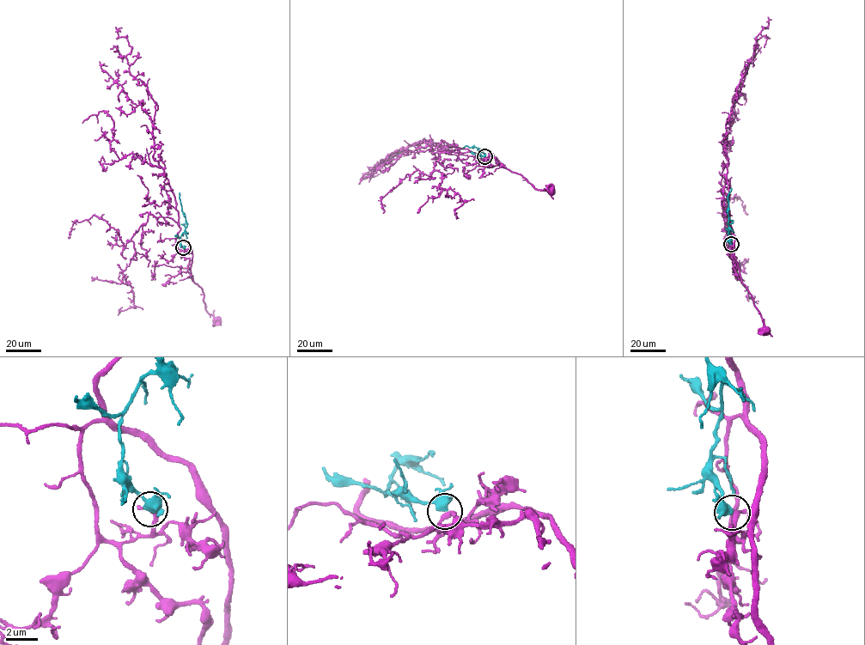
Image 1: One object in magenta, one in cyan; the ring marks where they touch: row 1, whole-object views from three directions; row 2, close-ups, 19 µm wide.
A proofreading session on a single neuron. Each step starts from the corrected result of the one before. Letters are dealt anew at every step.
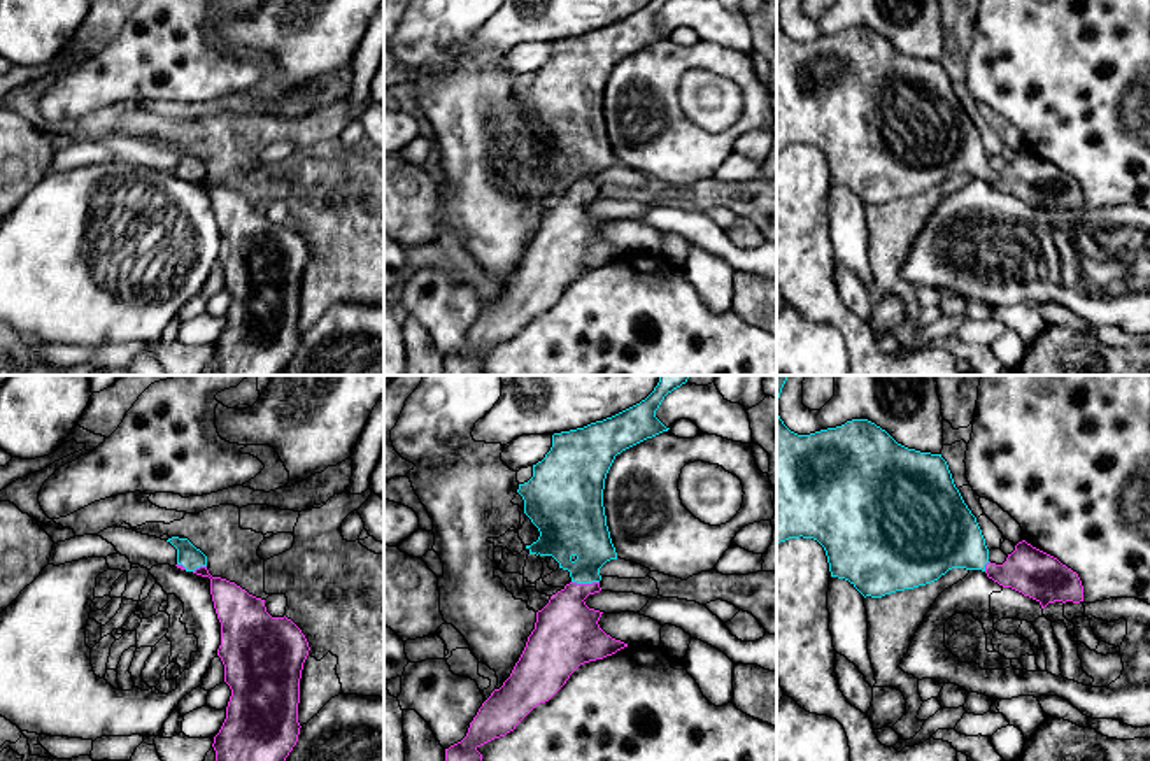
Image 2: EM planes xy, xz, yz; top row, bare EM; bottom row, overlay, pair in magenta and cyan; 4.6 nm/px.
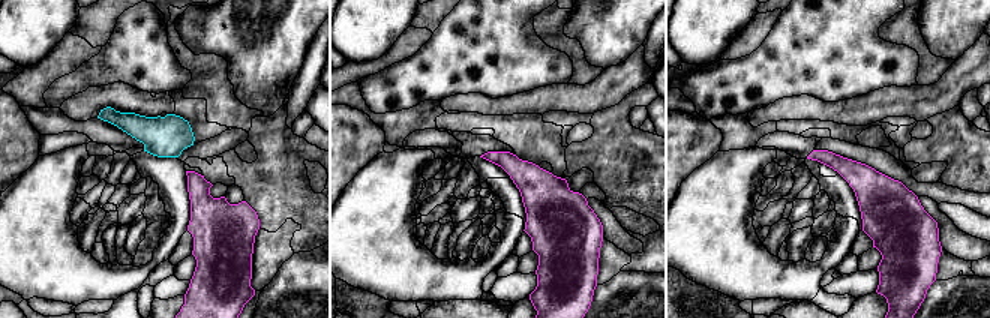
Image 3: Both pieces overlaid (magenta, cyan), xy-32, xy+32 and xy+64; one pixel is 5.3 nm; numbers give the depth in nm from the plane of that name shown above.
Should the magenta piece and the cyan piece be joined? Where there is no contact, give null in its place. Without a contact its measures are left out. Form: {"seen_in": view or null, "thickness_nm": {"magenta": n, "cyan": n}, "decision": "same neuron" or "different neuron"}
{"seen_in": "xz", "thickness_nm": {"magenta": 300, "cyan": 240}, "decision": "same neuron"}

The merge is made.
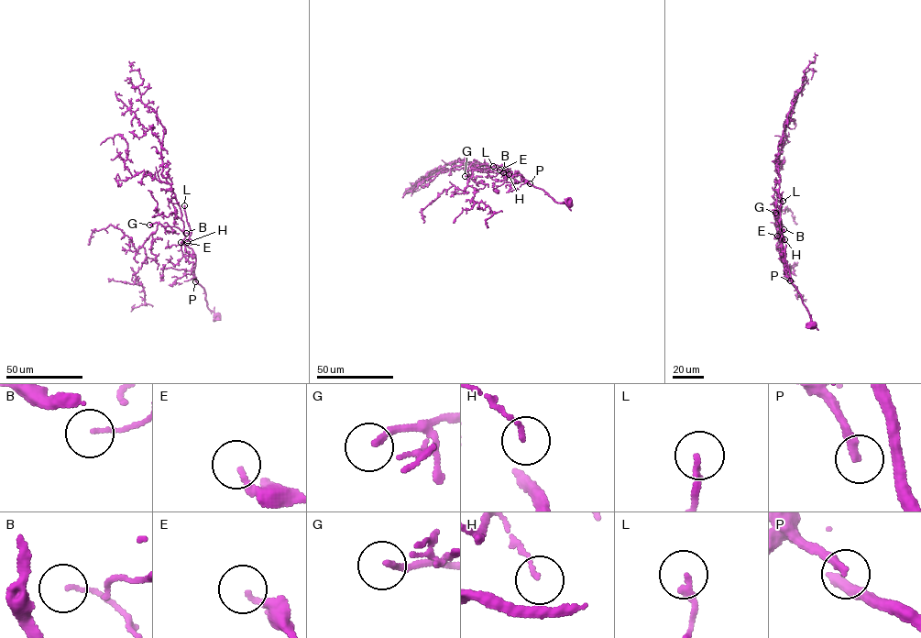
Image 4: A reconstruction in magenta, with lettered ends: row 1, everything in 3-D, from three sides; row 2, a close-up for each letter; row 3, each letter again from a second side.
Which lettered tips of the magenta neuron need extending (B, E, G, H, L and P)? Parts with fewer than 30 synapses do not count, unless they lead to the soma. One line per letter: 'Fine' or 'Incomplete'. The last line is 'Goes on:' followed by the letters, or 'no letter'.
B: Fine
E: Fine
G: Incomplete
H: Fine
L: Fine
P: Incomplete
Goes on: G, P

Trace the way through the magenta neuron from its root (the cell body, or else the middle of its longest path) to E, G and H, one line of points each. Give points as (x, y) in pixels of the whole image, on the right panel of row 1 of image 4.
E: (813, 324), (801, 294), (792, 282), (784, 258), (785, 243), (783, 240), (783, 253), (781, 240), (777, 236)
G: (813, 324), (801, 294), (792, 282), (784, 258), (785, 243), (780, 222), (773, 215), (775, 213)
H: (813, 324), (801, 294), (792, 282), (784, 258), (783, 240), (783, 253), (781, 245), (782, 236), (784, 239)

